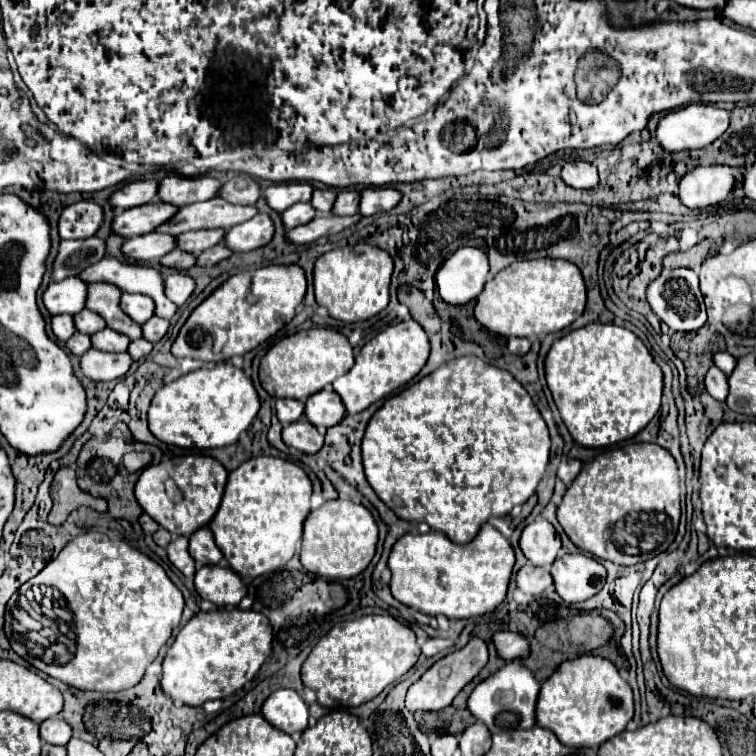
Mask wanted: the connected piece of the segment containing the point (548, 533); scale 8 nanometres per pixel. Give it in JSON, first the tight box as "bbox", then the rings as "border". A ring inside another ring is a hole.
{"bbox":[520,517,562,567],"border":[[[542,517],[526,525],[526,529],[522,531],[520,549],[526,555],[526,559],[534,565],[540,565],[540,567],[552,565],[556,561],[560,547],[562,547],[560,535],[552,527],[552,523],[548,523]]]}

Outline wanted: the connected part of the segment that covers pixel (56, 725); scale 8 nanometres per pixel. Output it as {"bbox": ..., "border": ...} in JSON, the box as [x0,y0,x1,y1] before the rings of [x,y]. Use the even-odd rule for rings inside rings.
{"bbox":[40,717,72,745],"border":[[[54,717],[54,719],[46,719],[40,725],[40,737],[44,743],[52,743],[52,745],[66,745],[72,737],[72,729],[66,721]]]}

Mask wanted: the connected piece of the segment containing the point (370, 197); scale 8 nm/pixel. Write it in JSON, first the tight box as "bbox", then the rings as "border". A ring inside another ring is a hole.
{"bbox":[360,187,402,215],"border":[[[368,187],[362,191],[360,213],[362,215],[376,215],[382,211],[390,211],[400,201],[402,201],[402,193],[392,187]]]}

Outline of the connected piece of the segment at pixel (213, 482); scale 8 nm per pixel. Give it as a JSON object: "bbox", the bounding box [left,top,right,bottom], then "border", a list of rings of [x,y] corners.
{"bbox":[136,455,228,537],"border":[[[180,455],[158,465],[146,467],[136,483],[140,507],[172,535],[190,537],[202,525],[208,525],[220,507],[228,471],[220,461],[206,455]]]}

